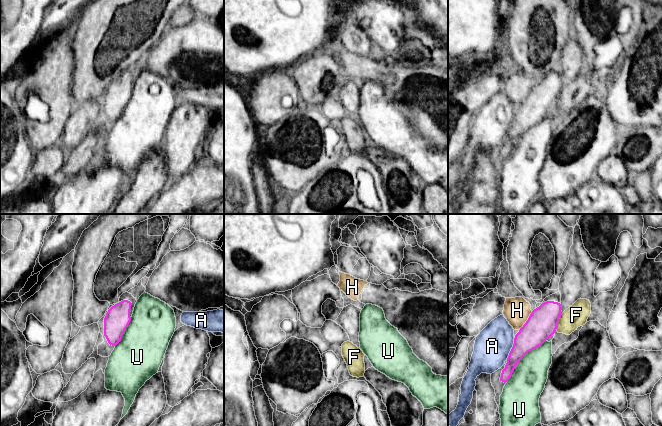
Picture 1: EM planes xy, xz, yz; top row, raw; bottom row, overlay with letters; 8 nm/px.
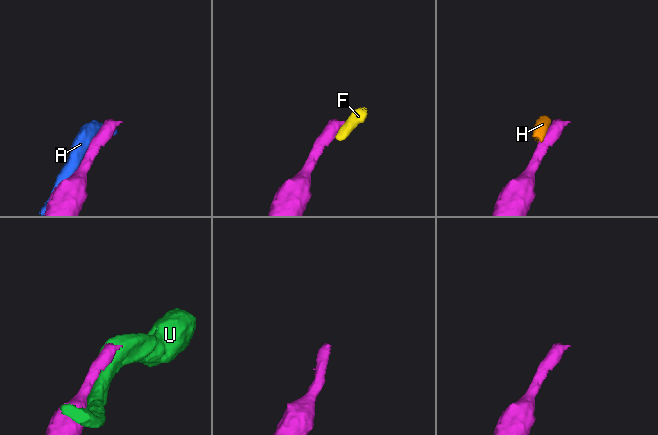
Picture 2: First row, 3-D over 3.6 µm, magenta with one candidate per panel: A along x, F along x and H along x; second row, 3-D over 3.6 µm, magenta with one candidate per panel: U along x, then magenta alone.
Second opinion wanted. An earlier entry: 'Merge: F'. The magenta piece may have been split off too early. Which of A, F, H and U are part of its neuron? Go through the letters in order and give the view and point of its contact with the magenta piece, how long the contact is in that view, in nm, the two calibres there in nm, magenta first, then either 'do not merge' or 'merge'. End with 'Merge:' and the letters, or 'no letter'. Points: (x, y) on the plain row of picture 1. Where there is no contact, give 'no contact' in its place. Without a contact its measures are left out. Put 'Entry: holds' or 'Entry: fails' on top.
Entry: fails
A: yz (511, 125) | 190 nm | 220/300 nm | do not merge
F: yz (558, 97) | 140 nm | 240/180 nm | do not merge
H: yz (527, 96) | 180 nm | 240/220 nm | do not merge
U: yz (522, 133) | 460 nm | 220/280 nm | do not merge
Merge: no letter

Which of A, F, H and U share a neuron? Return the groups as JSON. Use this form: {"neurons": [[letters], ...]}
{"neurons": [["A"], ["F"], ["H"], ["U"]]}

